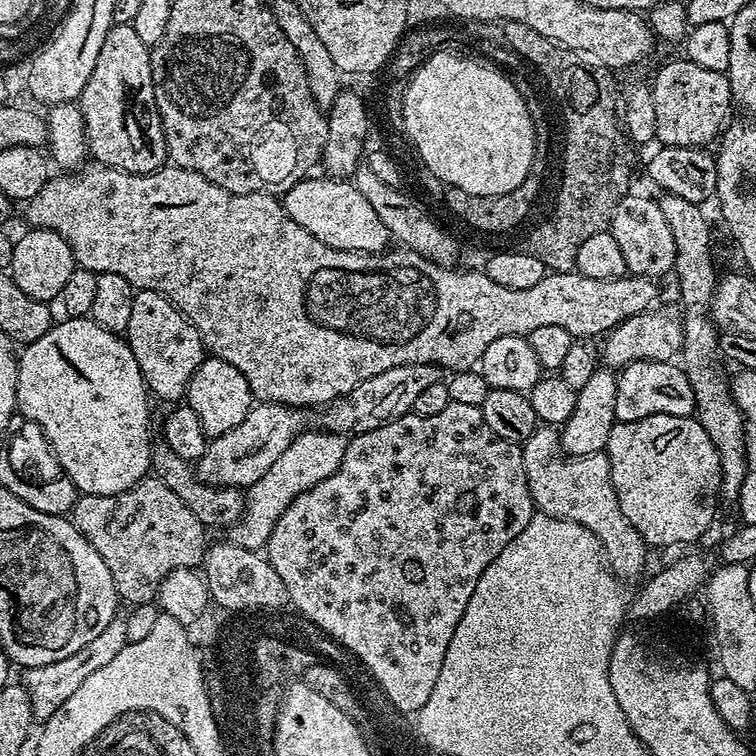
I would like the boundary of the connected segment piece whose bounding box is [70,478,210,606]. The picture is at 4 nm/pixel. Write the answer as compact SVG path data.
M155 478L139 480L122 494L81 495L70 516L90 546L102 554L102 562L110 566L116 593L128 606L153 603L172 571L199 569L210 547L206 525L166 482Z

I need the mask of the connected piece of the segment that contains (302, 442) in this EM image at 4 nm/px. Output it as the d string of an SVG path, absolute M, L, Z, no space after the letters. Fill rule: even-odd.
M309 430L301 432L290 446L286 446L286 451L282 453L282 458L258 478L246 489L246 503L244 506L244 515L231 525L230 536L231 543L260 550L265 547L278 522L282 518L282 510L294 502L300 494L318 486L324 478L330 478L338 466L342 466L342 454L346 454L348 440L339 432L325 432L323 430Z

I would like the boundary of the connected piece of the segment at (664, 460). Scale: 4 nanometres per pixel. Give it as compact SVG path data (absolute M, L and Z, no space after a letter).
M654 414L650 418L638 418L638 422L618 422L610 430L606 455L610 462L614 494L618 494L618 506L622 506L626 522L630 522L630 526L642 534L645 544L653 549L668 548L671 544L688 544L711 526L720 495L719 456L697 419L692 416Z

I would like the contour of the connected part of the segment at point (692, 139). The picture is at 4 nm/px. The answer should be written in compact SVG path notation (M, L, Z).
M687 58L679 59L662 65L656 72L656 81L651 81L650 84L654 98L654 118L658 121L656 140L665 148L698 148L711 145L711 140L715 141L721 135L729 119L728 107L733 107L734 104L730 82L723 72L694 66L694 62L690 62Z

